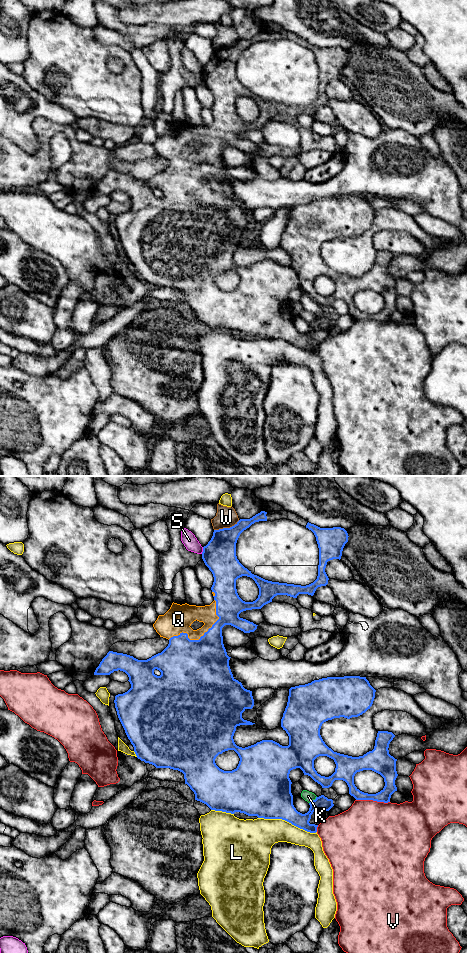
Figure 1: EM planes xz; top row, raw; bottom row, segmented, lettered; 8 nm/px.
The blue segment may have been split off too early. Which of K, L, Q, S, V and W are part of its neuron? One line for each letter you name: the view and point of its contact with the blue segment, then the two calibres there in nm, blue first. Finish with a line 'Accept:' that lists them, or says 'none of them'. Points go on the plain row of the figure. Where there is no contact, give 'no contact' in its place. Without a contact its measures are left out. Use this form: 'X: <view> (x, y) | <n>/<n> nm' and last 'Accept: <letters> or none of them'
Q: xz (201, 156) | 440/220 nm
Accept: Q

